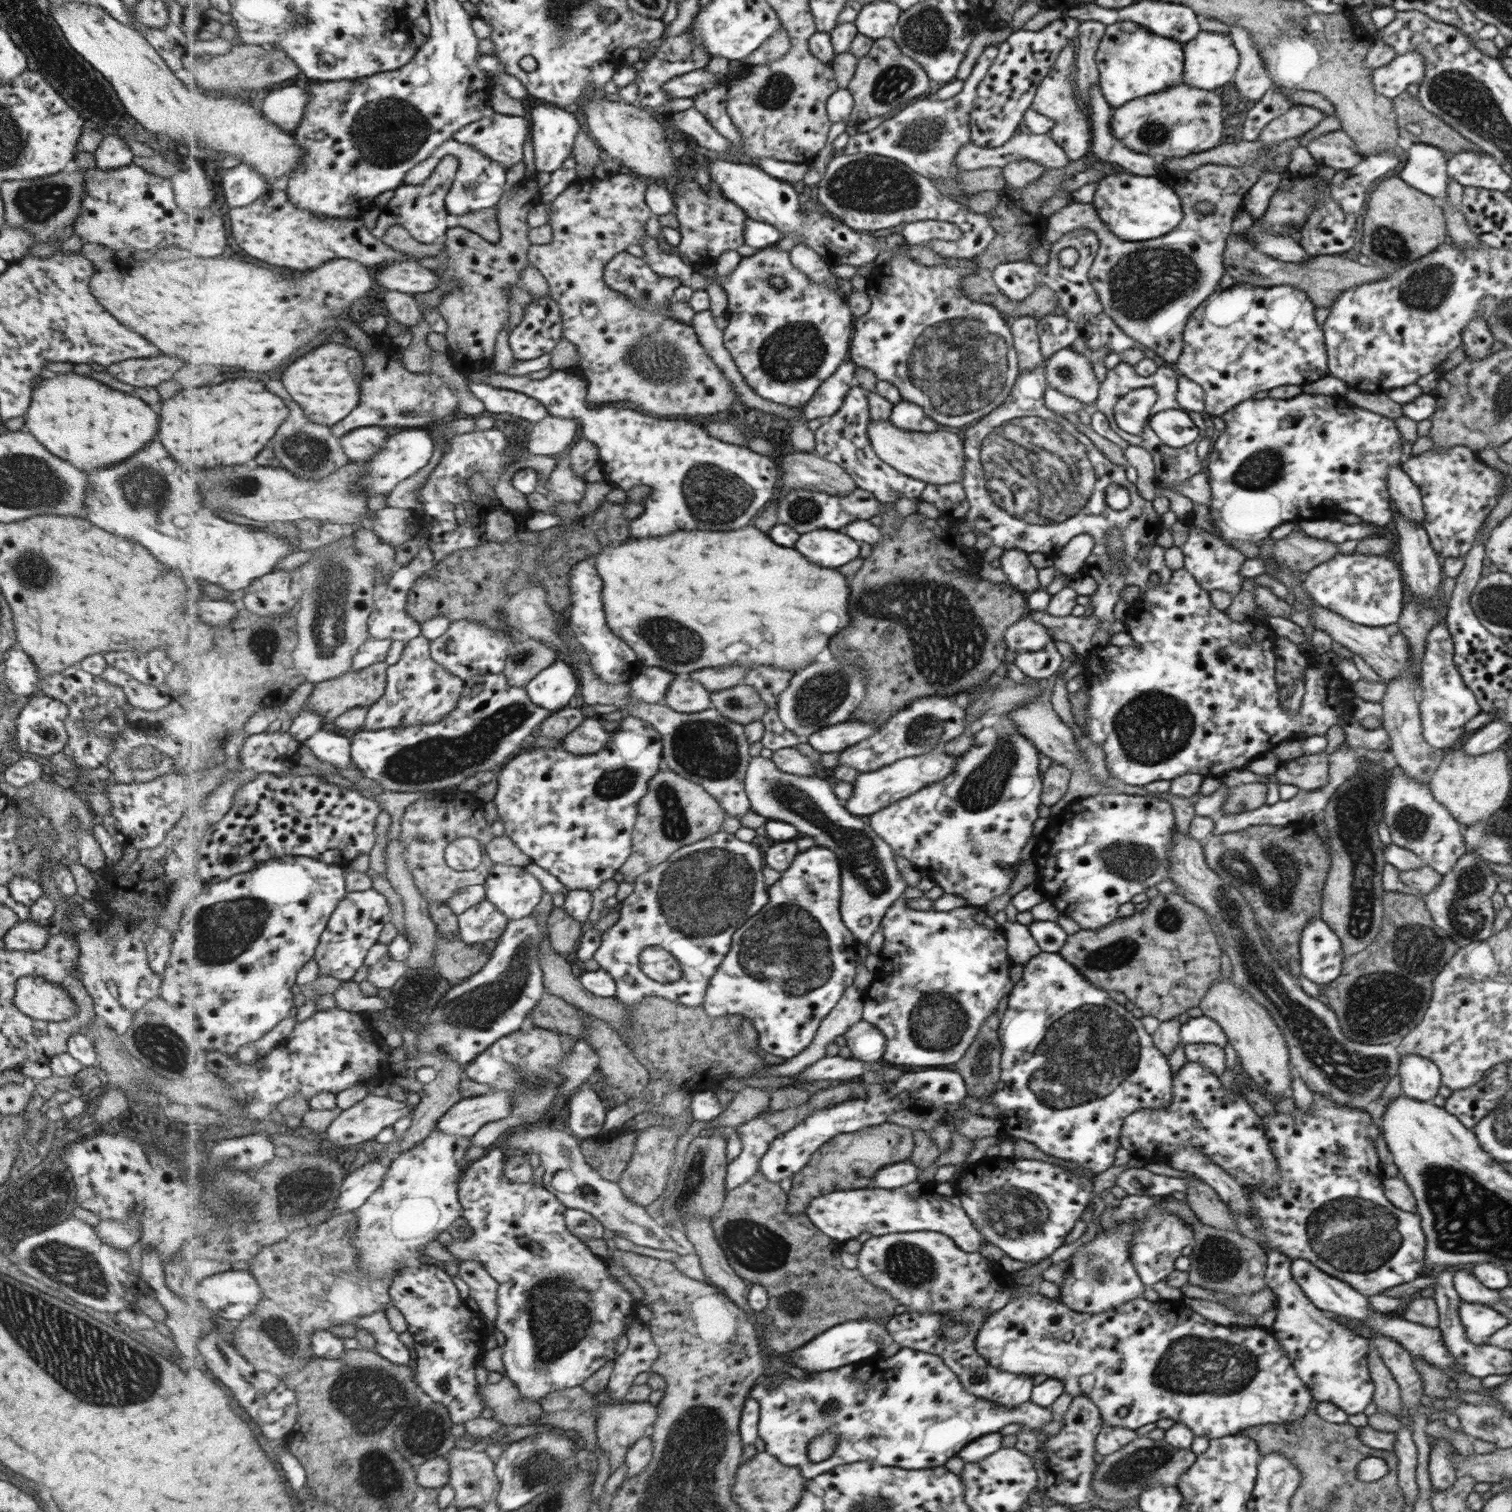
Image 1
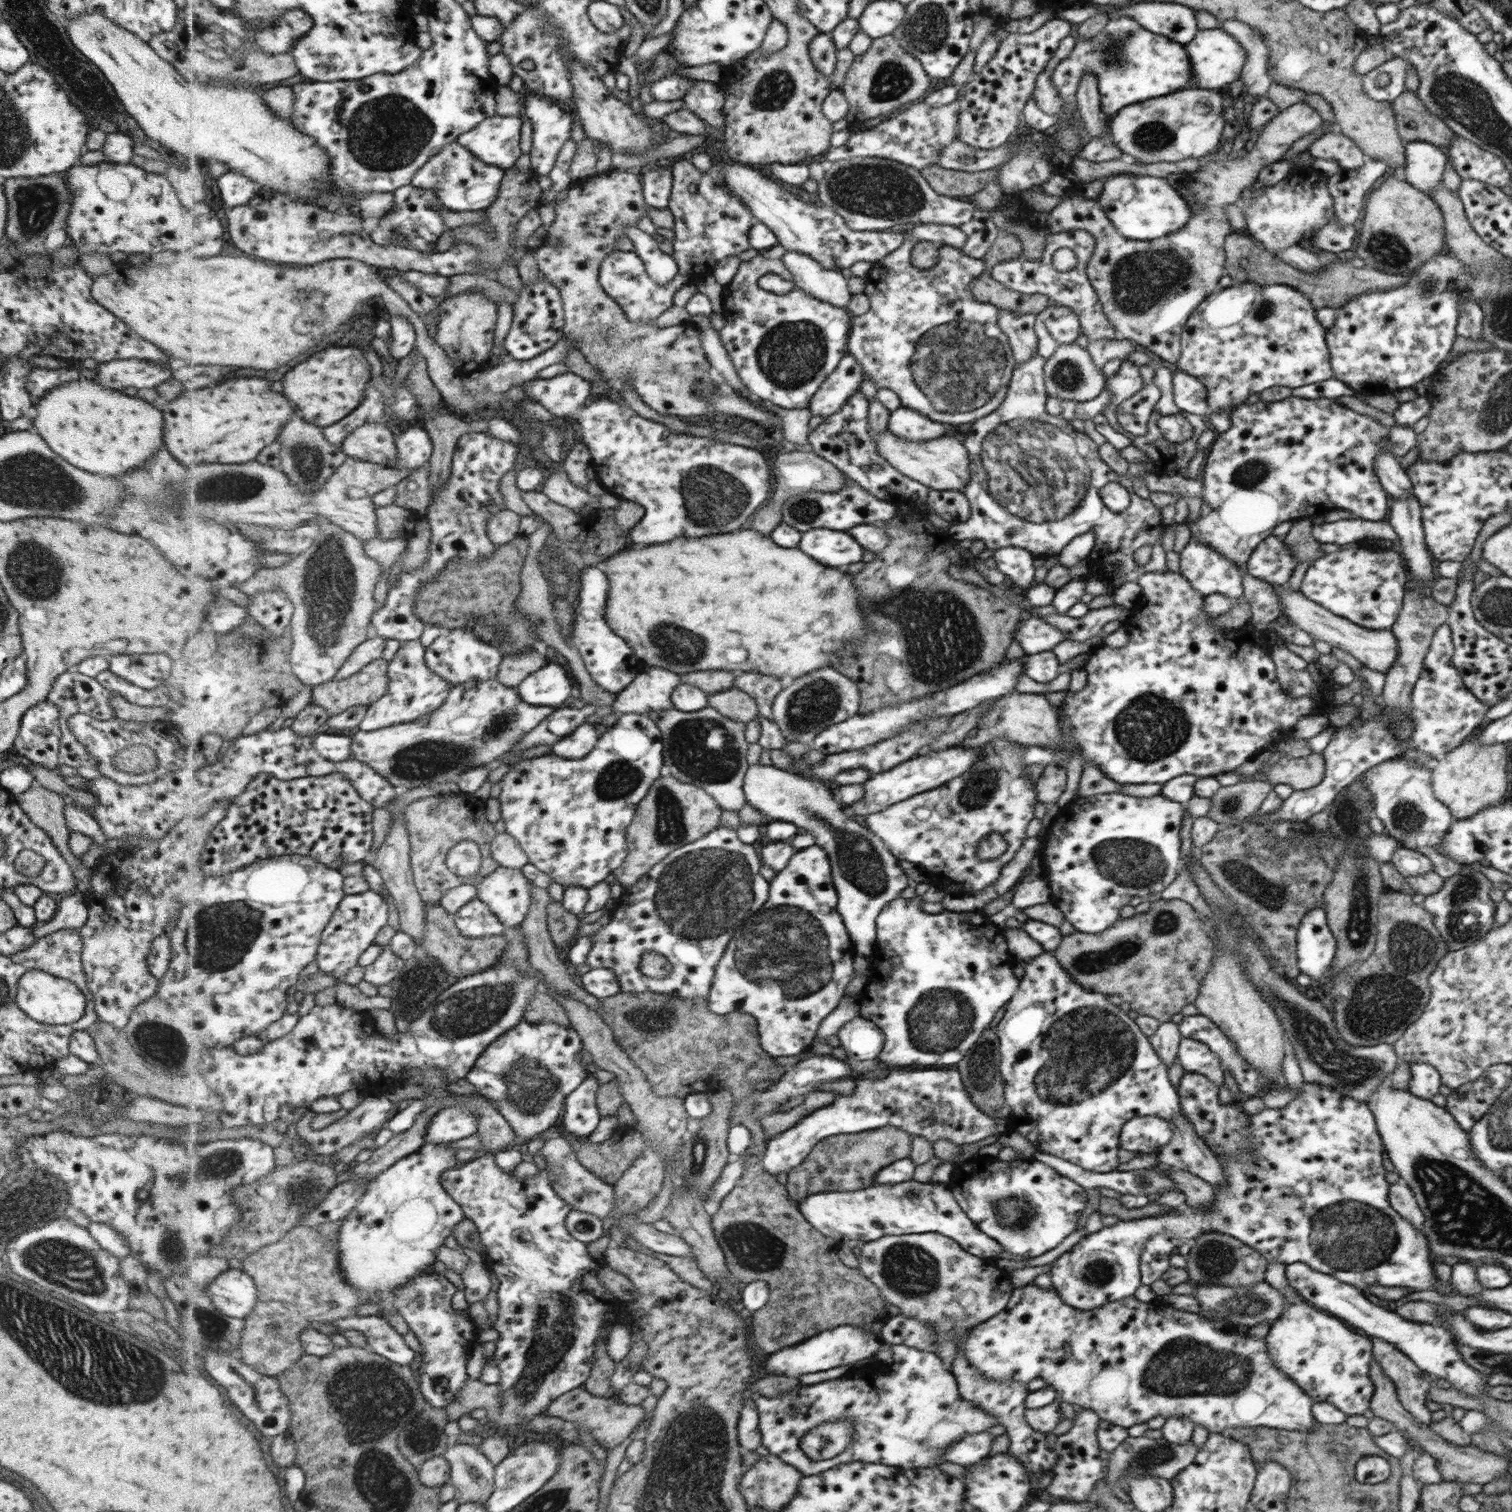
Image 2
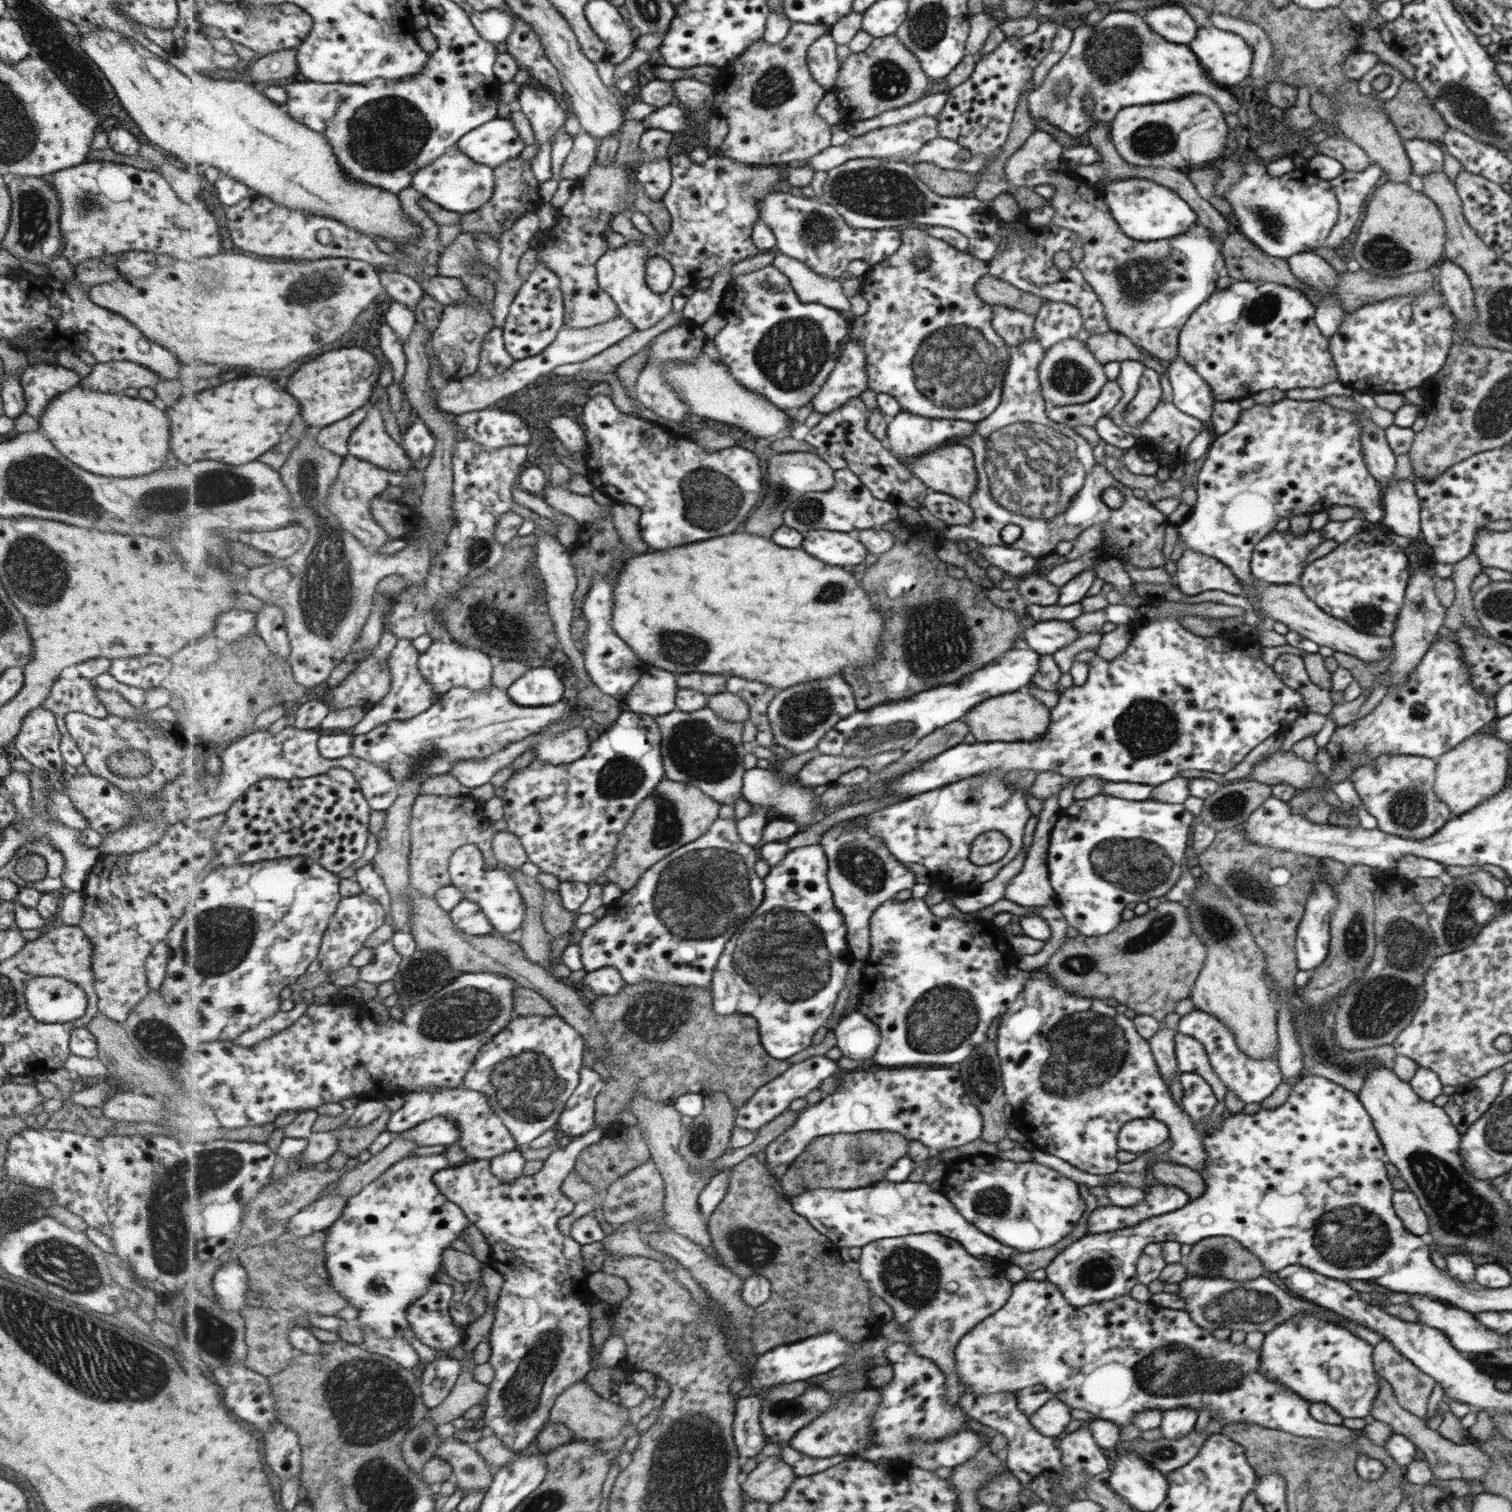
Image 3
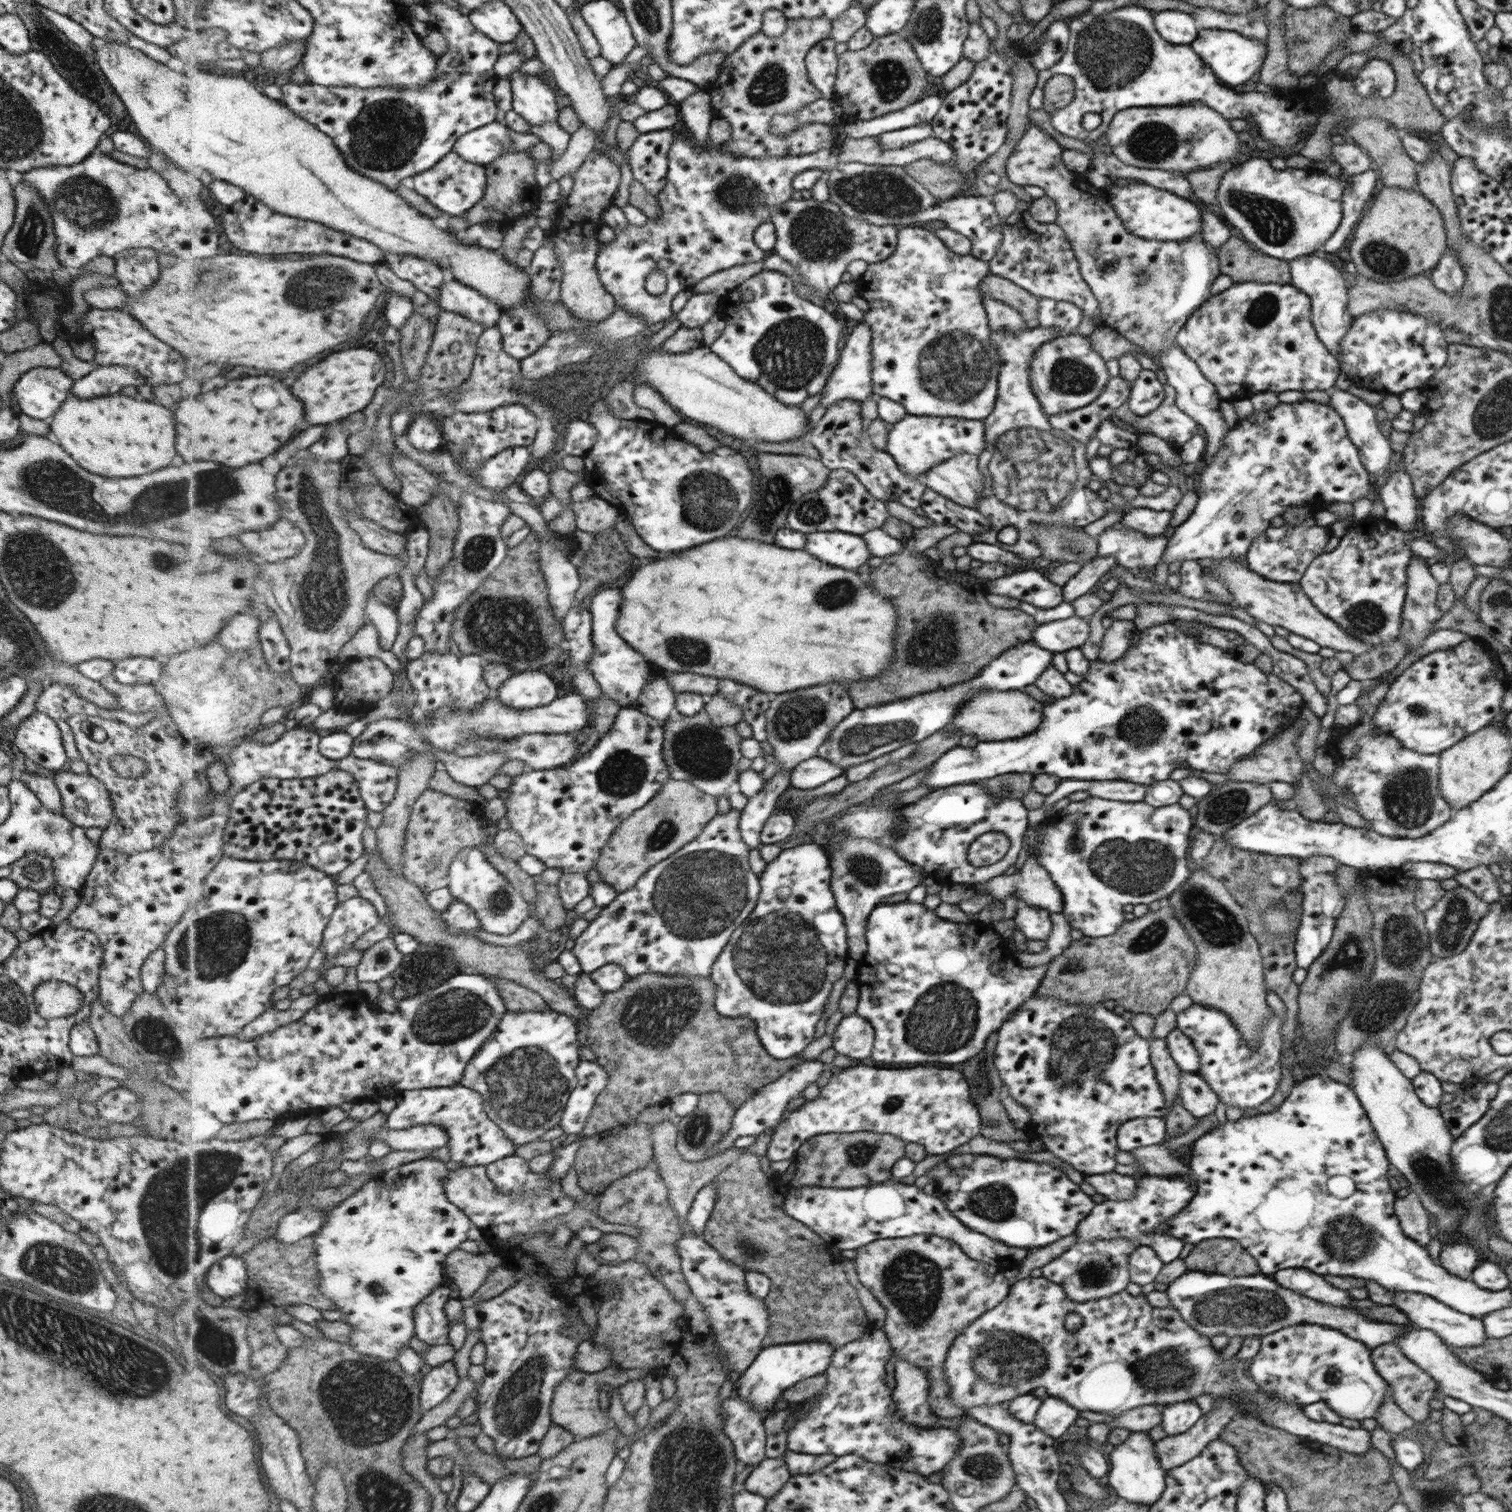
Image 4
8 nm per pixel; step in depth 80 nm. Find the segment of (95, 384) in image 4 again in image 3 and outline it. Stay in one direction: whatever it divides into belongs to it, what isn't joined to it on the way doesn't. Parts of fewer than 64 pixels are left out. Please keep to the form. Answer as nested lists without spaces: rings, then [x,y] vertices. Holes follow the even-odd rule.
[[[127,360],[94,363],[86,377],[80,377],[78,386],[87,390],[117,393],[124,388],[153,389],[161,380],[154,372]]]

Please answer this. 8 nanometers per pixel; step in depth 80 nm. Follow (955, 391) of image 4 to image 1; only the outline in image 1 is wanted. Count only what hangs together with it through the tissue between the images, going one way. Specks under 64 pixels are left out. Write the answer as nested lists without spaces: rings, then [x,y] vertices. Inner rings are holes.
[[[899,249],[889,261],[879,266],[875,265],[872,276],[867,281],[864,291],[869,297],[870,307],[865,314],[855,319],[851,358],[849,359],[855,366],[871,370],[876,380],[883,380],[895,386],[902,400],[913,402],[917,406],[920,406],[924,410],[923,414],[928,416],[930,420],[933,420],[941,429],[950,429],[958,432],[961,430],[959,426],[970,426],[1001,405],[1006,400],[1005,396],[1013,390],[1015,377],[1018,376],[1021,369],[1016,361],[1010,330],[998,310],[989,304],[973,302],[967,299],[962,293],[959,281],[965,275],[969,275],[974,266],[975,263],[971,259],[944,257],[944,264],[927,267],[915,263],[907,256],[907,253],[903,249]]]

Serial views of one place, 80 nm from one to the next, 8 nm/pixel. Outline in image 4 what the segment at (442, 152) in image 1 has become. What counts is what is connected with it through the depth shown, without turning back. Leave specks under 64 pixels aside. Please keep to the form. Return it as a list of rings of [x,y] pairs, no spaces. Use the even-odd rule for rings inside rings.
[[[453,150],[434,168],[417,174],[411,178],[413,188],[433,203],[439,211],[449,216],[463,217],[469,210],[474,209],[486,196],[487,168],[485,165],[473,164],[463,160]]]

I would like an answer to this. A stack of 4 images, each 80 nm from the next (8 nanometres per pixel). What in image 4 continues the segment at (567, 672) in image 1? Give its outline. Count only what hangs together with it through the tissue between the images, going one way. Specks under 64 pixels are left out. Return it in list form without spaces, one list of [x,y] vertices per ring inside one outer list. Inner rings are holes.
[[[539,670],[513,675],[495,694],[511,708],[531,710],[551,705],[559,696],[559,688],[547,672]]]

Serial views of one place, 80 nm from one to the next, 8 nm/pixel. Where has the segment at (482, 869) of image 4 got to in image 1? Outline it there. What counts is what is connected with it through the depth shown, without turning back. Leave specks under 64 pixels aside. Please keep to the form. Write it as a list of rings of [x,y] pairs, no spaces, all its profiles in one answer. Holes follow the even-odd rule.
[[[464,836],[451,842],[446,848],[448,865],[459,872],[475,870],[483,860],[483,848],[476,838]],[[496,864],[484,887],[487,900],[510,921],[533,914],[545,894],[542,882],[525,866],[509,864]]]

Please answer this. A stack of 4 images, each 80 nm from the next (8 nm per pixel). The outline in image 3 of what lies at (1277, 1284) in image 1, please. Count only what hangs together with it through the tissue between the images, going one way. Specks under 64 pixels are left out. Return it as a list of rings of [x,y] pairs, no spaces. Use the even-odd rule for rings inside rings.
[[[1296,1314],[1265,1334],[1261,1353],[1261,1369],[1266,1376],[1278,1380],[1309,1403],[1323,1402],[1343,1418],[1363,1418],[1370,1414],[1378,1391],[1374,1370],[1373,1347],[1365,1339],[1327,1322],[1317,1315]]]

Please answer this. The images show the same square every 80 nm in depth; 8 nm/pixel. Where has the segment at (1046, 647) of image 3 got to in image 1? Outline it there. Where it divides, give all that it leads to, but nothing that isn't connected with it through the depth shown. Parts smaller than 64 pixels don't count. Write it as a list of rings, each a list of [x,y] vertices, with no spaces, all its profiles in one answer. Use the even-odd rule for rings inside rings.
[[[1023,618],[1007,628],[1007,649],[1014,652],[1037,651],[1051,641],[1049,632],[1033,620]]]

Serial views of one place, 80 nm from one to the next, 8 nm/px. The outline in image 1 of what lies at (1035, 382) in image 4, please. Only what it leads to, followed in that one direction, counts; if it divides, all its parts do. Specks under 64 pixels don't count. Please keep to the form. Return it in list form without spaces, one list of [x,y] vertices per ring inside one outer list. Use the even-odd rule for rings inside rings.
[[[1065,347],[1056,350],[1043,362],[1043,365],[1046,384],[1053,390],[1071,396],[1083,404],[1088,404],[1088,406],[1097,400],[1098,393],[1101,391],[1101,384],[1097,382],[1093,374],[1088,355],[1076,353],[1070,347]]]

